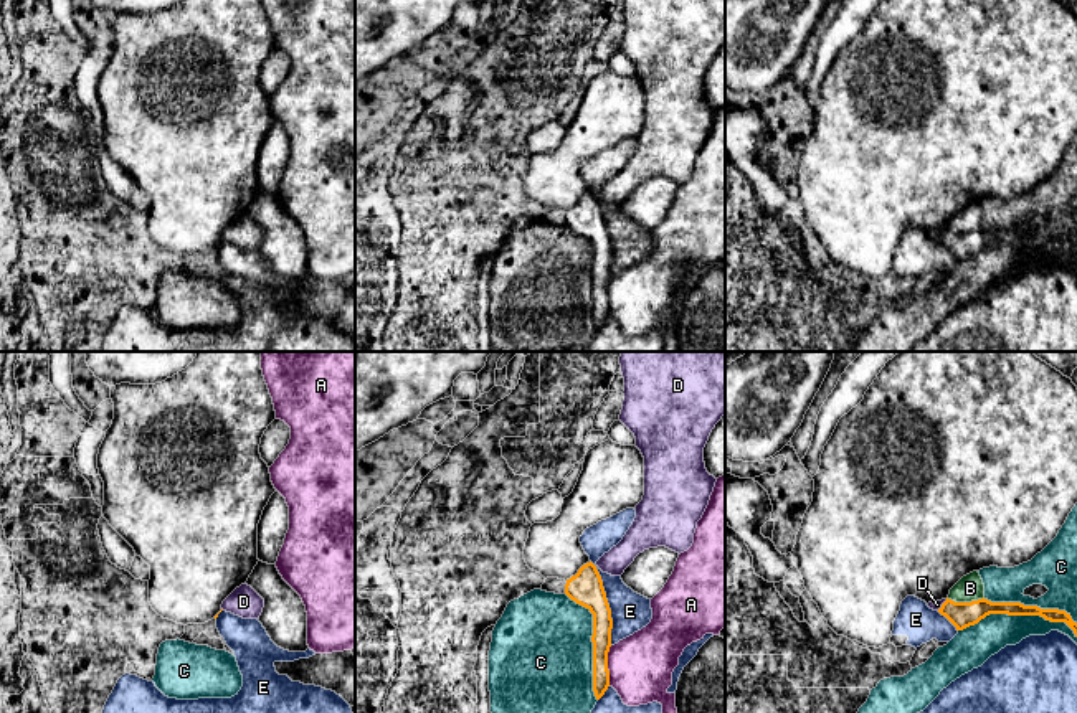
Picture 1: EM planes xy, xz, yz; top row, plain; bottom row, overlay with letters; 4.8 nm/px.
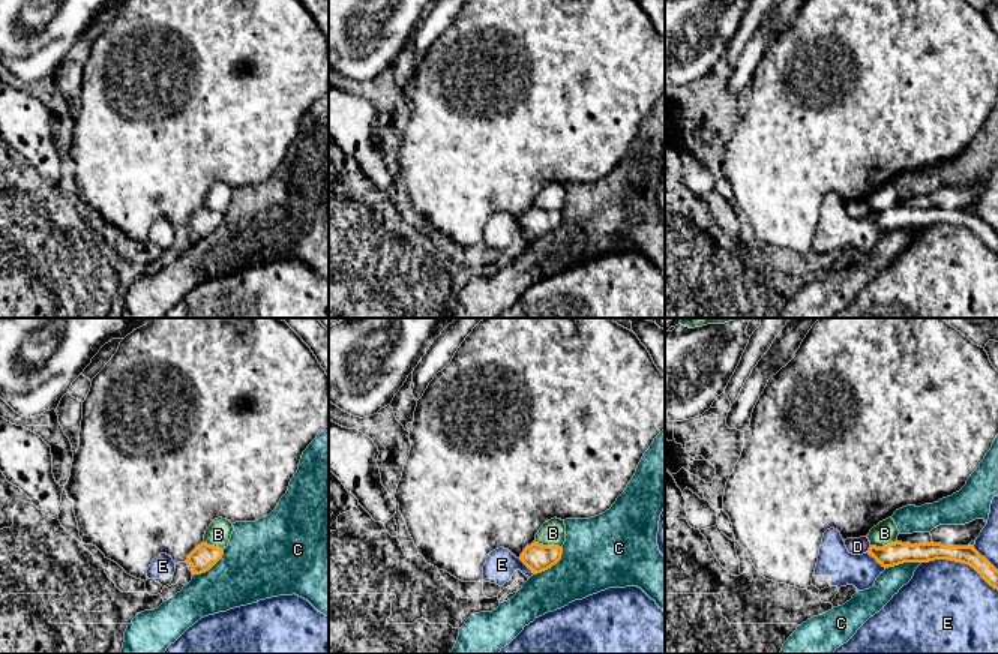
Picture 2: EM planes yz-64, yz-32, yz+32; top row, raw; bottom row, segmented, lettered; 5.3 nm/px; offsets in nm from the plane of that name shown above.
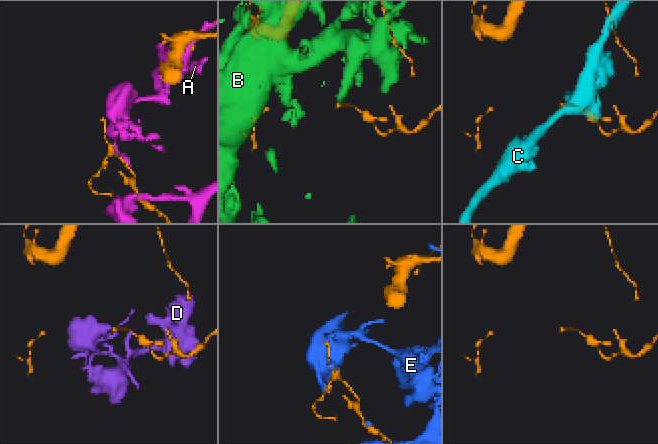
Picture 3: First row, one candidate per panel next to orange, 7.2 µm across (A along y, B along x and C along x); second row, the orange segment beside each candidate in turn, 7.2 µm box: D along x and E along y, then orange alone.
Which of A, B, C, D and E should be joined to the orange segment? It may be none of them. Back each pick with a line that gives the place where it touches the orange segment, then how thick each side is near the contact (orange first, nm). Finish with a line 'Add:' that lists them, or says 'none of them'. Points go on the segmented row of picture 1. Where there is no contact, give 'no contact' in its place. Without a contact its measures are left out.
Add: none of them

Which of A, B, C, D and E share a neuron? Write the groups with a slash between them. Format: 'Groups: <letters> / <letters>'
Groups: A / B / C / D / E

